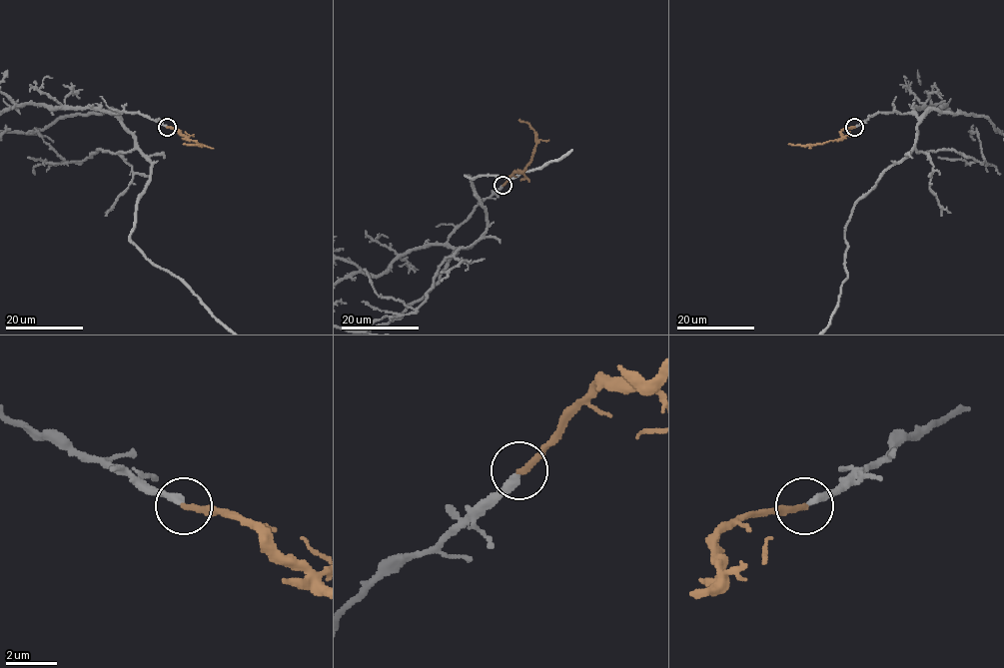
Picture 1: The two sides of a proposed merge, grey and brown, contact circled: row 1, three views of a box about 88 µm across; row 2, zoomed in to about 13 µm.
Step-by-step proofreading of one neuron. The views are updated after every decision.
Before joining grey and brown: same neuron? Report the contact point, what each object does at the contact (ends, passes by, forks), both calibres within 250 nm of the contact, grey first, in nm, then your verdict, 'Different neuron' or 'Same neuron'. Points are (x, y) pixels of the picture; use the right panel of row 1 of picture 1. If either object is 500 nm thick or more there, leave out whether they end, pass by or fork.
Place: (854, 127). At the ring grey ends. At the ring brown ends. Thickness 320 nm (grey) against 240 nm. Same neuron

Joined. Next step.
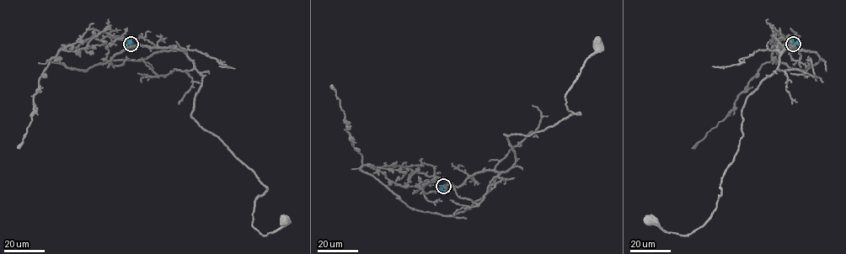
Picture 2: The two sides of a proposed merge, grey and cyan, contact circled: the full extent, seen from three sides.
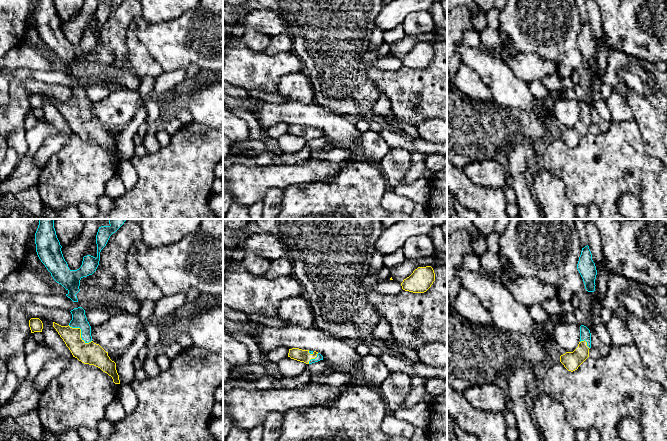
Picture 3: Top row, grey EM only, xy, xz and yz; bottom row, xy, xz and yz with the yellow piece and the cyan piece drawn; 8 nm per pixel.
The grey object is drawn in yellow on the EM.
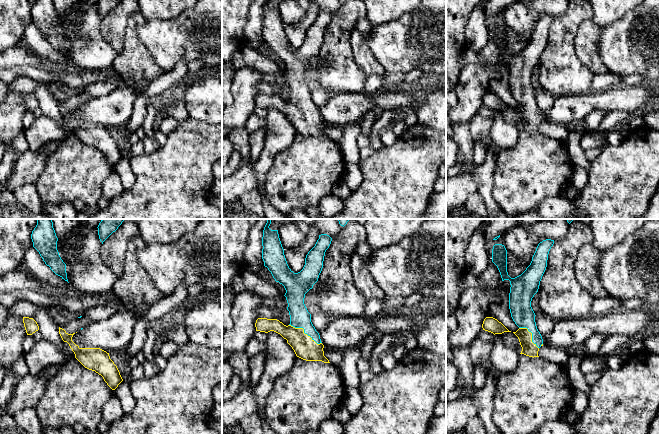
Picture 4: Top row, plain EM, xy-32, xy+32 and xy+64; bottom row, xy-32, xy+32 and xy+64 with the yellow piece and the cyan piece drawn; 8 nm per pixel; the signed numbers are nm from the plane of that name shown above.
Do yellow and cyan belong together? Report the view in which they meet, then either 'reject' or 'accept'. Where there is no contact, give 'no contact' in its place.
meets yellow in xy; accept

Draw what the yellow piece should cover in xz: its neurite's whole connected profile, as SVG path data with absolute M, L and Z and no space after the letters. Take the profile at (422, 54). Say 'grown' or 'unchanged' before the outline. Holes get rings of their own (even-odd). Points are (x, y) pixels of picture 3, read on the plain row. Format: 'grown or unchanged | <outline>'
unchanged | M431 42L418 43L403 56L402 65L413 69L426 68L435 57L435 49Z

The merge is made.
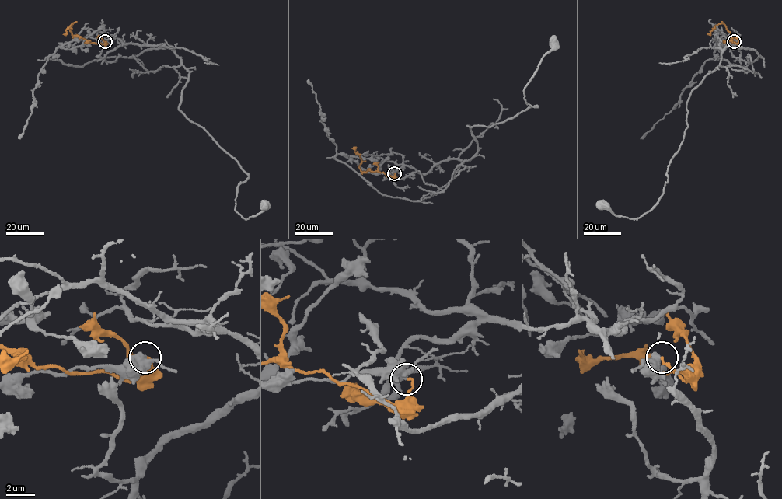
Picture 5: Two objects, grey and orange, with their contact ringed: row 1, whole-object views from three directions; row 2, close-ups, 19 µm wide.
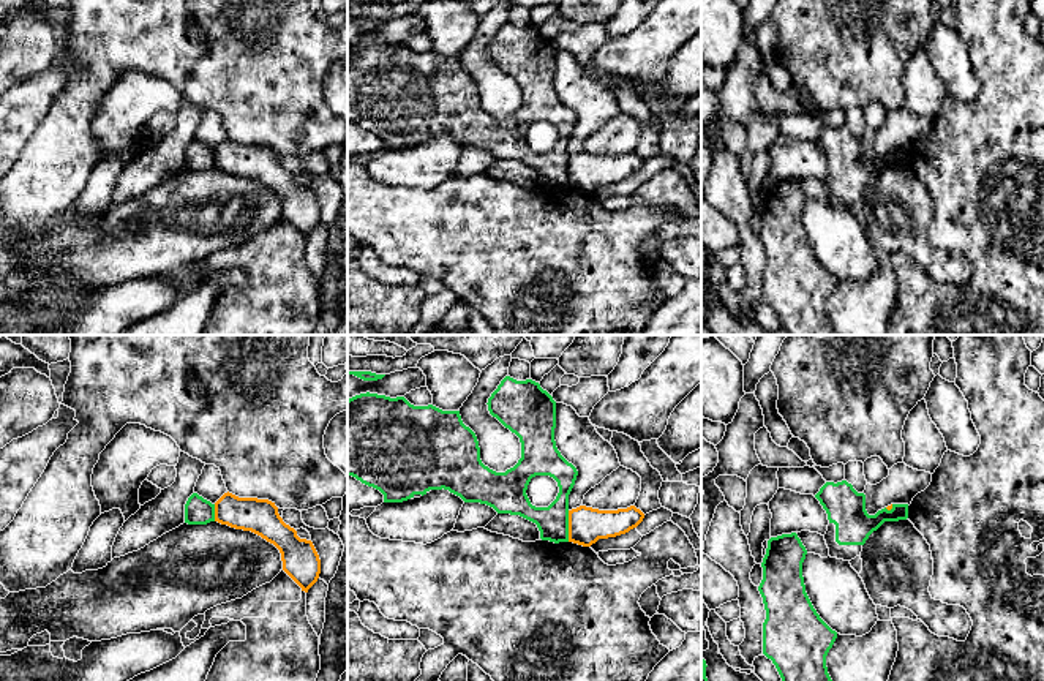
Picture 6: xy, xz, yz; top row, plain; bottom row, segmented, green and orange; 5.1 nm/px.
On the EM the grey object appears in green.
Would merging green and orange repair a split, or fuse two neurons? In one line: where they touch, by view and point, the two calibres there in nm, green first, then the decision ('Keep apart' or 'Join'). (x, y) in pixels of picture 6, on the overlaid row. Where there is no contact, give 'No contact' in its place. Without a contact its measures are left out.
Touches green at xz (567, 526). Thickness 160 nm (green) against 190 nm. Keep apart

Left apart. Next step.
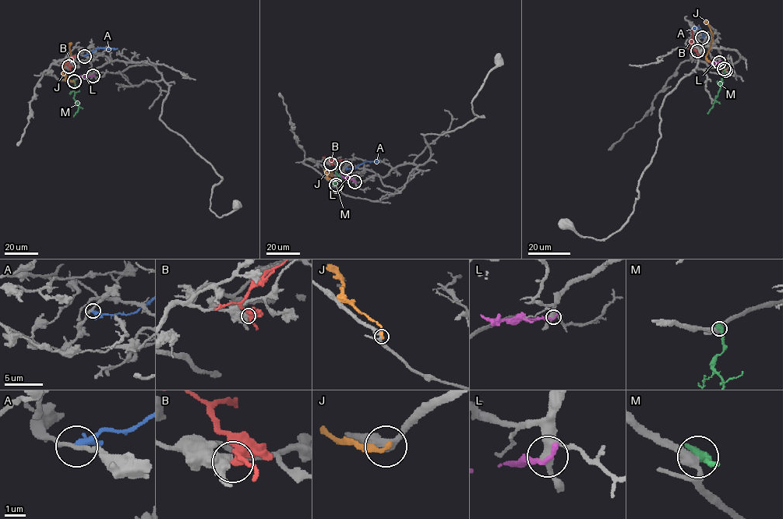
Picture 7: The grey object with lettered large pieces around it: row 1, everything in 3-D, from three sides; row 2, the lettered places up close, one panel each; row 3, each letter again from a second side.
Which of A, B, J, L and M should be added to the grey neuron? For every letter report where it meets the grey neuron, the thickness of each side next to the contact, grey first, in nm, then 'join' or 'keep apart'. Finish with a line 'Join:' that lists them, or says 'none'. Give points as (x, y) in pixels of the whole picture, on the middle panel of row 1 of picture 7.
A: contact (346, 167); calibres 200 and 240 nm; keep apart
B: contact (330, 164); calibres 500 and 360 nm; keep apart
J: contact (336, 186); calibres 320 and 280 nm; keep apart
L: contact (354, 181); calibres 360 and 300 nm; keep apart
M: contact (336, 185); calibres 400 and 550 nm; keep apart
Join: none

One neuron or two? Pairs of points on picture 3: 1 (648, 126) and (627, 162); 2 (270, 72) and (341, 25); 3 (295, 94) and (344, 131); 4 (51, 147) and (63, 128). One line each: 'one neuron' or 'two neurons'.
1: two neurons
2: two neurons
3: two neurons
4: one neuron

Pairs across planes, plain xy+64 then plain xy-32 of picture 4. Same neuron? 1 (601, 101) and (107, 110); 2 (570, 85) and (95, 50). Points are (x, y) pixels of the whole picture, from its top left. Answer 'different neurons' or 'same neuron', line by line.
1: same neuron
2: different neurons

